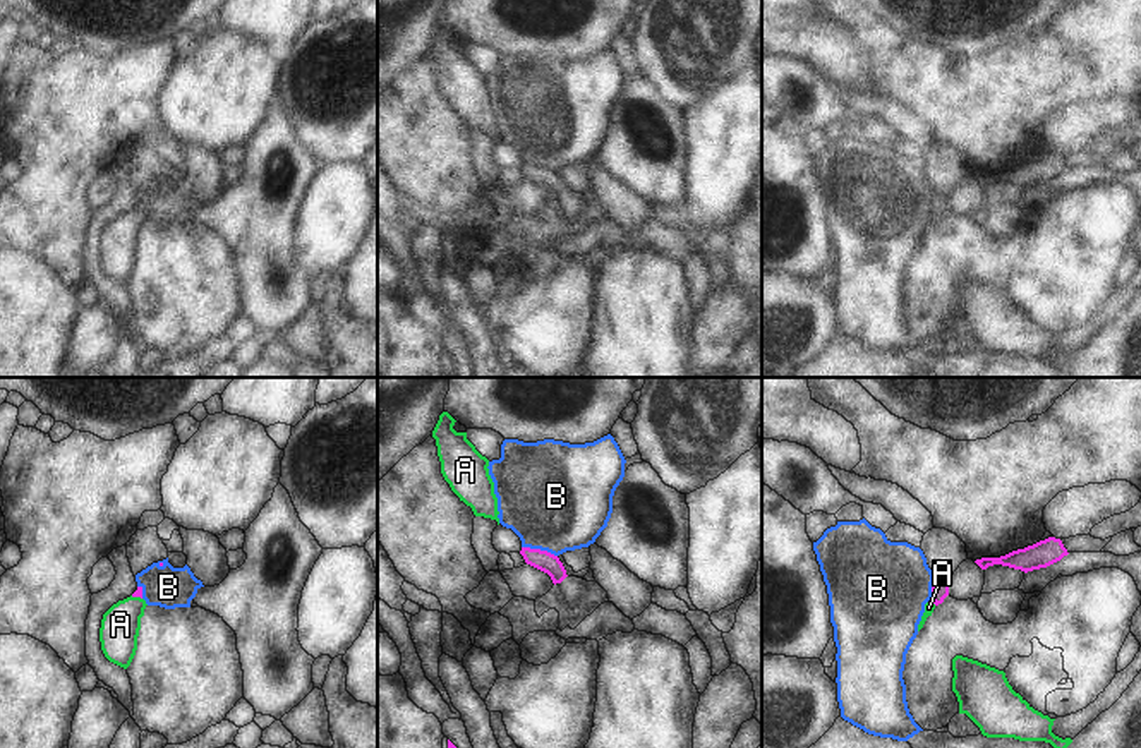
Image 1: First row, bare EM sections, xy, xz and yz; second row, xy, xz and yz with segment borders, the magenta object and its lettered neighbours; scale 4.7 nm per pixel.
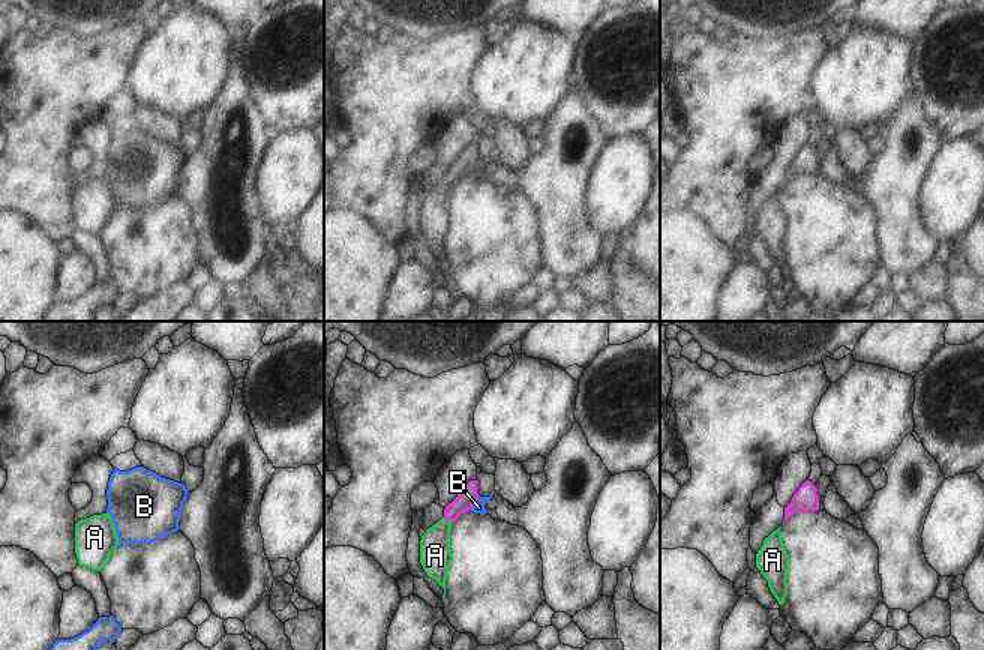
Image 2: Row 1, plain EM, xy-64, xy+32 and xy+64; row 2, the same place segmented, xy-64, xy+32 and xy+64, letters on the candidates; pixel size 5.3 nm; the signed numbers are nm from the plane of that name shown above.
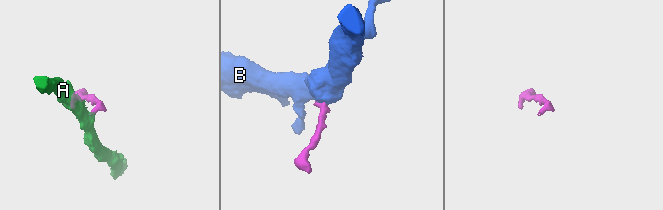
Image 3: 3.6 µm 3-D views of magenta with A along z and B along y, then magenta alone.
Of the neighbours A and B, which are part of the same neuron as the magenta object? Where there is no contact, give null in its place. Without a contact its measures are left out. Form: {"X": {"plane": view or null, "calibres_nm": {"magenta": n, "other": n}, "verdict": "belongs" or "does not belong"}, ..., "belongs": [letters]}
{"A": {"plane": "yz", "calibres_nm": {"magenta": 80, "other": 50}, "verdict": "belongs"}, "B": {"plane": "xz", "calibres_nm": {"magenta": 90, "other": 480}, "verdict": "does not belong"}, "belongs": ["A"]}

